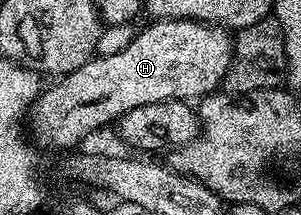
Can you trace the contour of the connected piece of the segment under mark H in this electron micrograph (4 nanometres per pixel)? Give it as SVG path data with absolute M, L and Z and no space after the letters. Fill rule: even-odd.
M182 17L166 21L153 19L148 23L150 25L145 30L137 31L131 43L117 54L94 55L87 63L83 63L83 67L64 74L58 80L61 81L58 85L53 85L50 89L49 86L42 88L40 95L33 102L33 108L27 114L32 140L42 150L72 150L77 147L72 145L79 144L84 137L91 136L96 129L101 129L104 125L112 126L120 117L127 115L127 111L135 111L135 107L164 101L192 102L222 88L233 58L233 37L222 26L207 25L204 21L192 21Z

